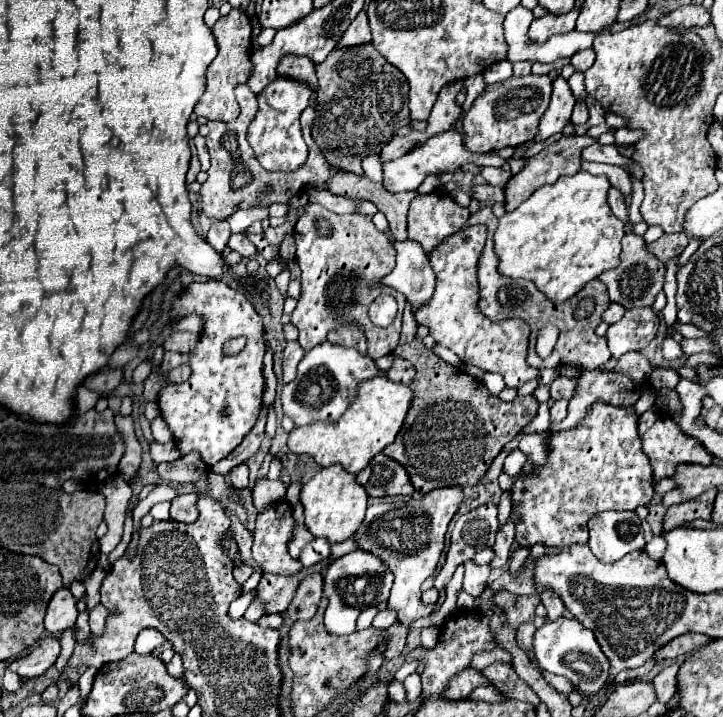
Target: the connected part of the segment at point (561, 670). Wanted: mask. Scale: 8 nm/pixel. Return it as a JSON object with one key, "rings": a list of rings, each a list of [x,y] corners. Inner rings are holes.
{"rings":[[[558,619],[554,623],[546,623],[540,627],[534,635],[534,651],[536,661],[542,669],[566,677],[572,685],[576,685],[580,691],[584,691],[586,697],[598,695],[606,685],[610,677],[608,657],[602,653],[600,645],[596,643],[596,637],[592,631],[588,631],[578,619]]]}

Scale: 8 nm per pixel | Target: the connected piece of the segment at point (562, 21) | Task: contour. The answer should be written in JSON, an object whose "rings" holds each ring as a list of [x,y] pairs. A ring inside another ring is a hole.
{"rings":[[[570,11],[564,15],[548,13],[548,15],[532,21],[532,25],[528,29],[528,37],[532,39],[532,43],[544,43],[544,39],[550,39],[552,35],[572,31],[576,27],[576,17],[578,17],[578,11]]]}

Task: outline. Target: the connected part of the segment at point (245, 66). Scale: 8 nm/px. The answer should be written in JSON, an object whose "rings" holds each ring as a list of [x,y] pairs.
{"rings":[[[232,9],[228,15],[218,19],[218,23],[212,27],[212,33],[214,33],[214,39],[218,43],[218,55],[208,67],[208,73],[206,73],[208,87],[206,87],[206,93],[200,97],[198,105],[194,107],[194,113],[204,115],[206,119],[212,119],[212,121],[228,123],[228,121],[236,119],[236,115],[240,111],[238,101],[234,97],[234,87],[238,83],[246,83],[246,79],[252,71],[252,65],[250,65],[250,53],[252,53],[250,19],[240,9]]]}

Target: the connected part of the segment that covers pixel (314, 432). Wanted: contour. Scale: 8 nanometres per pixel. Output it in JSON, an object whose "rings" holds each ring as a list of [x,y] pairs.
{"rings":[[[378,375],[360,385],[356,401],[348,411],[334,423],[312,423],[306,427],[294,427],[288,435],[288,447],[296,455],[310,455],[322,467],[340,463],[350,473],[360,473],[374,455],[378,455],[386,445],[398,435],[408,407],[412,405],[410,385],[392,383],[386,375]]]}

